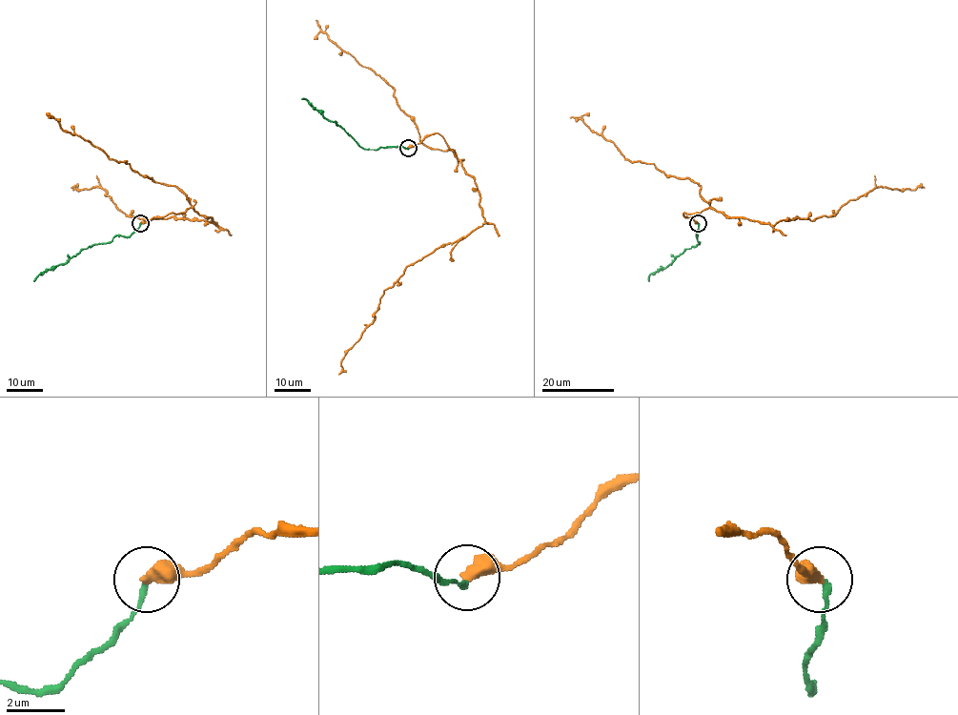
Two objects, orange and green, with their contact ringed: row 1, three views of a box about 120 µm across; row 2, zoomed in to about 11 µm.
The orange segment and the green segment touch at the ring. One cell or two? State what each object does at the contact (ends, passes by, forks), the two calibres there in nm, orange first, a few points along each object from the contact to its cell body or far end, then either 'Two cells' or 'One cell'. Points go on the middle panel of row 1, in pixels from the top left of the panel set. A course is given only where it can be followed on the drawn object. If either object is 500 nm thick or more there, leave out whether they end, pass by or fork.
At the ring orange ends. At the ring green ends. Thickness 480 nm (orange) against 180 nm. Course of orange: (408, 147), (438, 133), (474, 180), (485, 222), (408, 266), (384, 291), (374, 321), (346, 351), (339, 374). Course of green: (408, 148), (363, 149), (302, 98). Two cells

